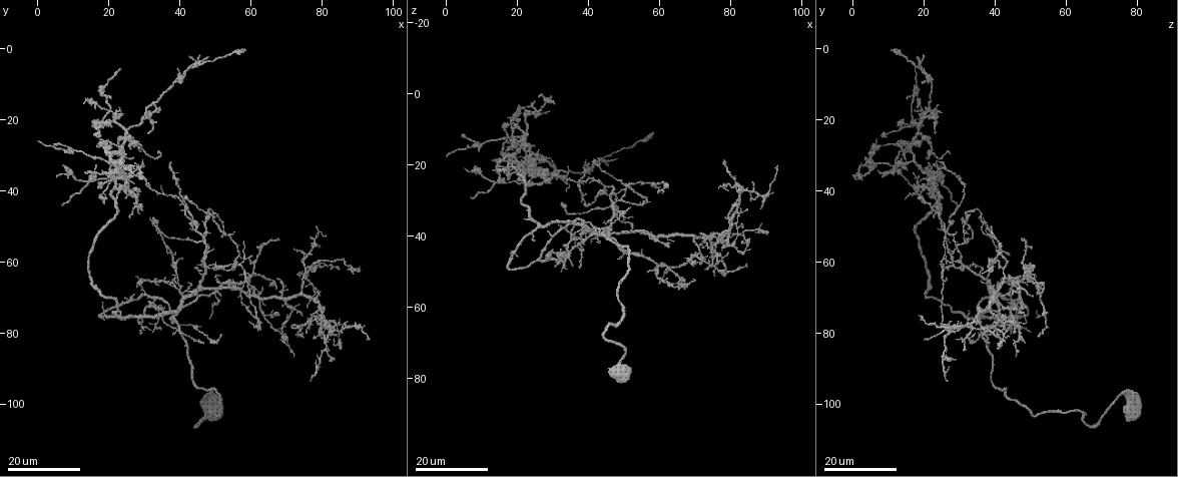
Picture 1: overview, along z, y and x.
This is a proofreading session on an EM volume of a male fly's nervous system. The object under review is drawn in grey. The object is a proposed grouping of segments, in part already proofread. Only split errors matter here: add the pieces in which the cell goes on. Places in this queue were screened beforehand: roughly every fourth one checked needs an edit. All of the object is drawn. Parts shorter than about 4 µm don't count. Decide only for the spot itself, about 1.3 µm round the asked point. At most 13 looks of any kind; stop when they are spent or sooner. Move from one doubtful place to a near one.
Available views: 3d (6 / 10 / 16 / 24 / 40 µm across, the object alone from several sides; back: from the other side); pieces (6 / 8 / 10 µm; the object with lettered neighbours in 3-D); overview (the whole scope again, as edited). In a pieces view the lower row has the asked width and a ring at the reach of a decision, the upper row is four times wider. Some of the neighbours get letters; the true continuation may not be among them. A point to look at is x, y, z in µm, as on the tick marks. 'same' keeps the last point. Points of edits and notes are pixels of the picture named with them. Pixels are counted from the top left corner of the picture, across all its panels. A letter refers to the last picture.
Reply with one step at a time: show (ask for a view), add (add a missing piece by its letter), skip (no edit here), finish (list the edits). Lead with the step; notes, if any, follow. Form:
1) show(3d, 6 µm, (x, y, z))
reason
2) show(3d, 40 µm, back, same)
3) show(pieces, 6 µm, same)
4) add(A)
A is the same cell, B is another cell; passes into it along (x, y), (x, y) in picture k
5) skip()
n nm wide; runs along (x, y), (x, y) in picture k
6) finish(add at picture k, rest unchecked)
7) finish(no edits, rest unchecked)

show(3d, 24 µm, (57.0, 64.0, 50.5))
an open end

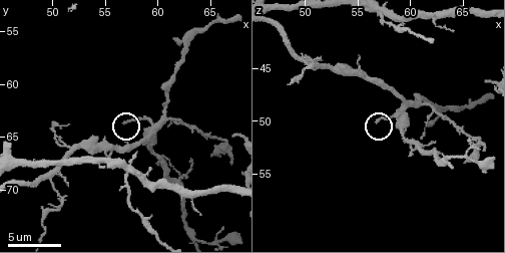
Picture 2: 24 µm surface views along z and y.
show(pieces, 8 µm, (57.0, 63.6, 50.2))

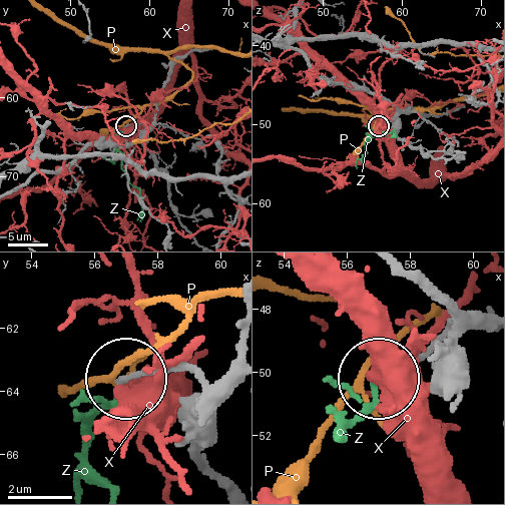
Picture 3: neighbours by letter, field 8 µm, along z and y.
add(Z)
Z is the same cell, P and X are other cells; the cell continues

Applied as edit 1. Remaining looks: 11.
show(overview)
redraw

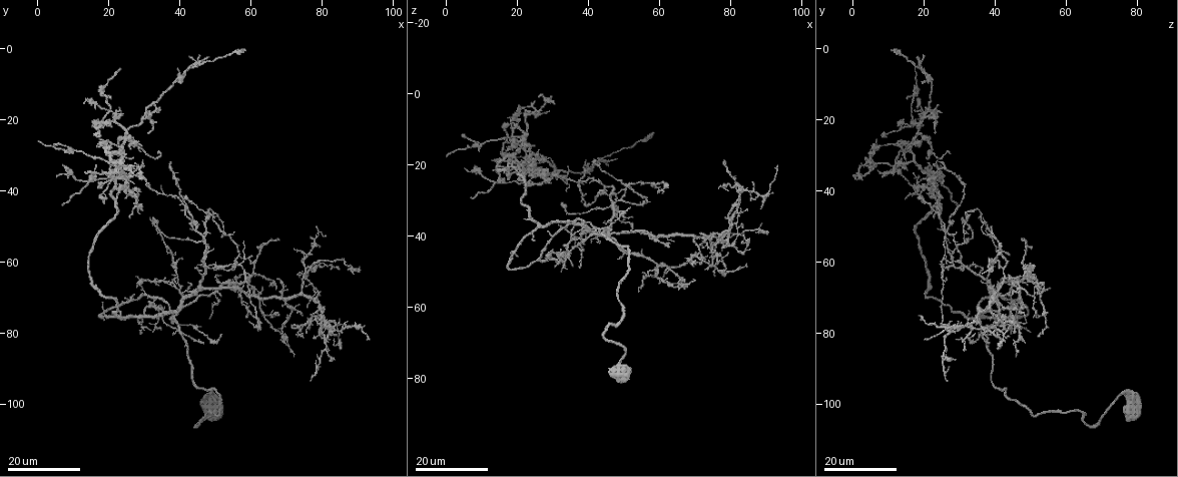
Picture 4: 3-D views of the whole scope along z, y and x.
show(3d, 24 µm, (46.5, 82.5, 38.0))
an open end

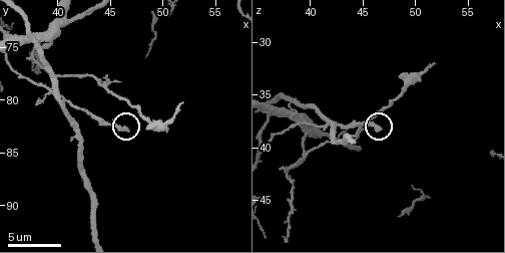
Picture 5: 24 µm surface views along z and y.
show(pieces, 6 µm, (46.6, 82.8, 38.2))
what lies round it

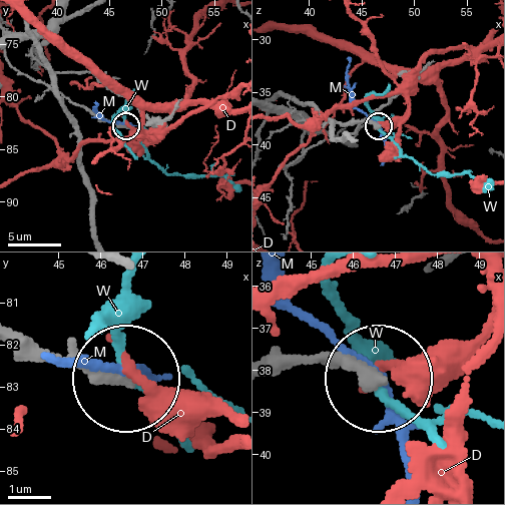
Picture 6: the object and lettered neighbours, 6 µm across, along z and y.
skip()
350 nm wide; D, M and W are other cells; runs along (276, 364), (341, 360), (380, 378) in picture 6; none of them fits

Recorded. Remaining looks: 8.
show(3d, 24 µm, (4.5, 26.5, 12.0))
free end

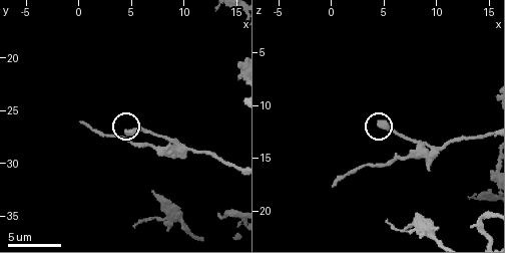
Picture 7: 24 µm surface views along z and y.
show(pieces, 6 µm, (4.6, 27.2, 11.6))
see the neighbours

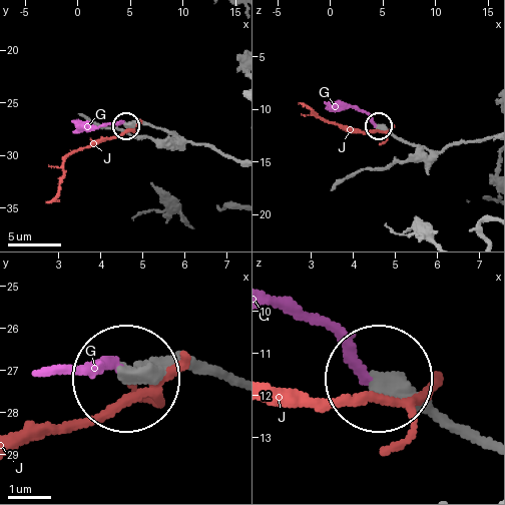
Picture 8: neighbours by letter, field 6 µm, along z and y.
add(G)
390 nm wide; G is the same cell, J is another cell; passes into it along (235, 381), (163, 360), (56, 370) in picture 8; the cell continues

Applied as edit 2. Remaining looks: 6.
show(3d, 24 µm, (6.5, 44.0, 29.5))
free end

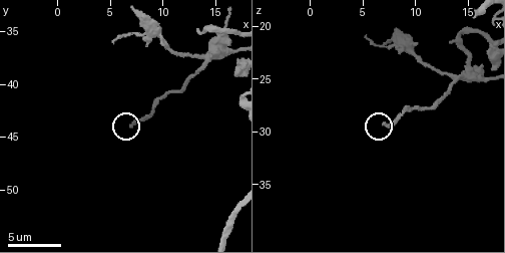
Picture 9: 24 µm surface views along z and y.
show(pieces, 6 µm, (7.0, 43.8, 29.2))

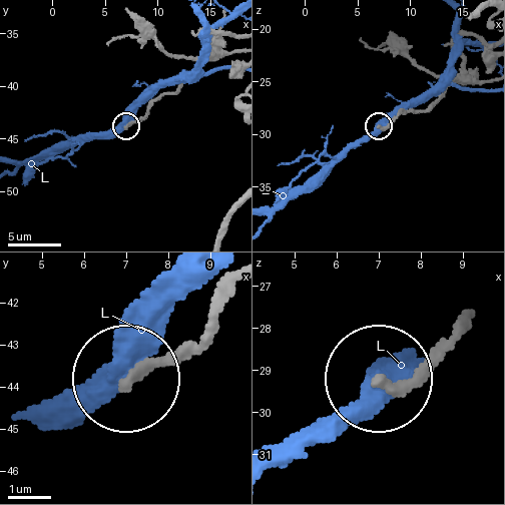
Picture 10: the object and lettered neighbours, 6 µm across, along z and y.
skip()
L is another cell; runs along (213, 318), (131, 379) in picture 10; none of them fits

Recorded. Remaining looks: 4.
show(3d, 24 µm, (75.0, 81.0, 40.0))
free end

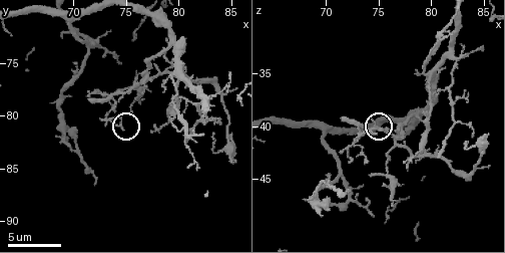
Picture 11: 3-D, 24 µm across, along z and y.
show(pieces, 8 µm, (74.6, 81.4, 40.8))
see the neighbours

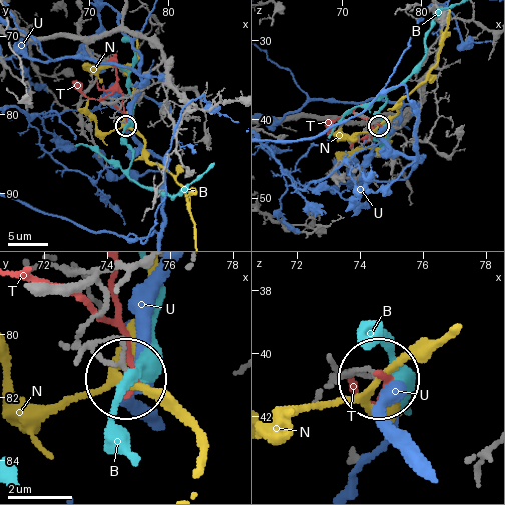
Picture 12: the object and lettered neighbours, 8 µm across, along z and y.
skip()
B, N, T and U are other cells; no lettered piece goes on from it

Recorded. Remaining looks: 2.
show(3d, 16 µm, (52.0, 53.0, 39.0))
end of a long branch

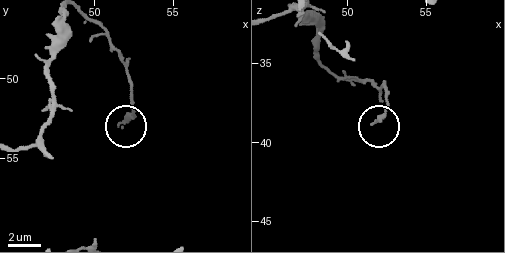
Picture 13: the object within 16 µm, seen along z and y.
show(pieces, 8 µm, same)

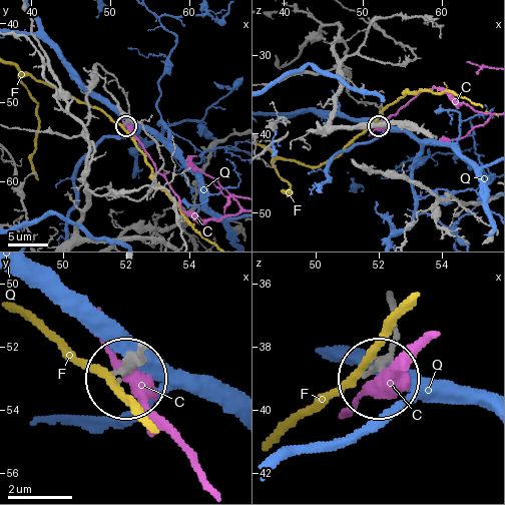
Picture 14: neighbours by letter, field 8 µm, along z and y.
skip()
200 nm wide; C, F and Q are other cells; runs along (88, 96), (98, 65), (125, 96), (127, 124) in picture 14; no lettered piece goes on from it

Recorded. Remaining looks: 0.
finish(add at picture 3, add at picture 8, rest unchecked)

